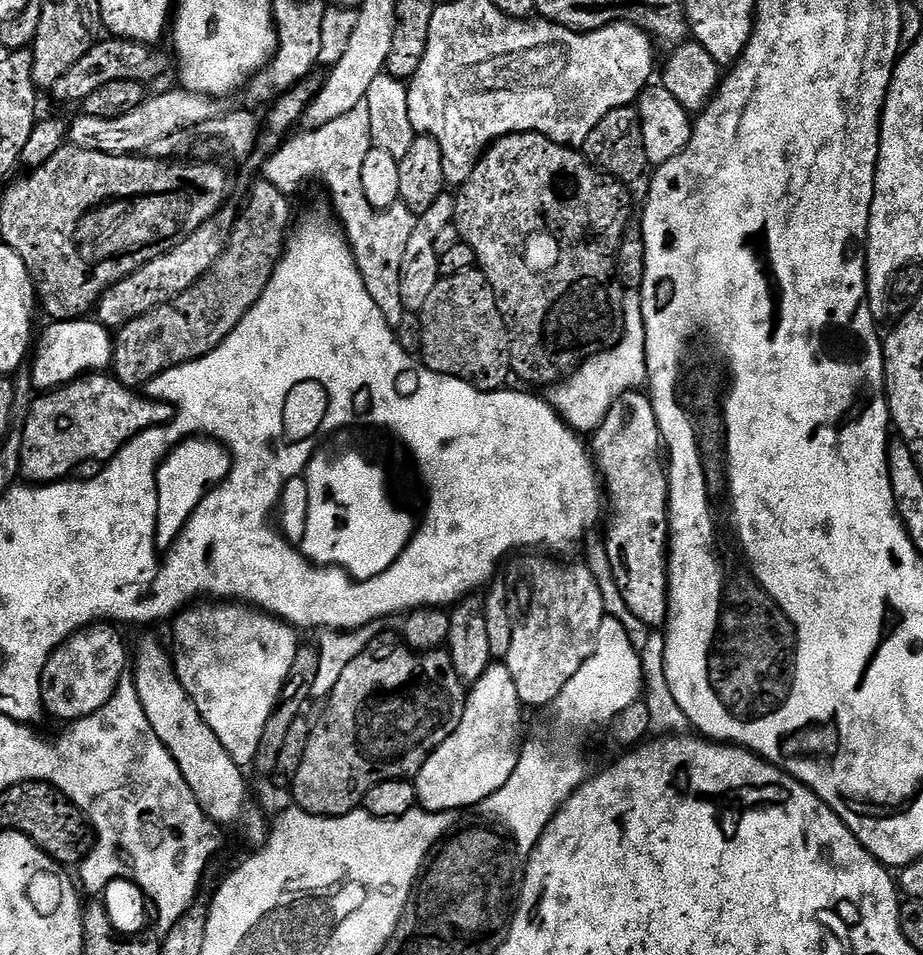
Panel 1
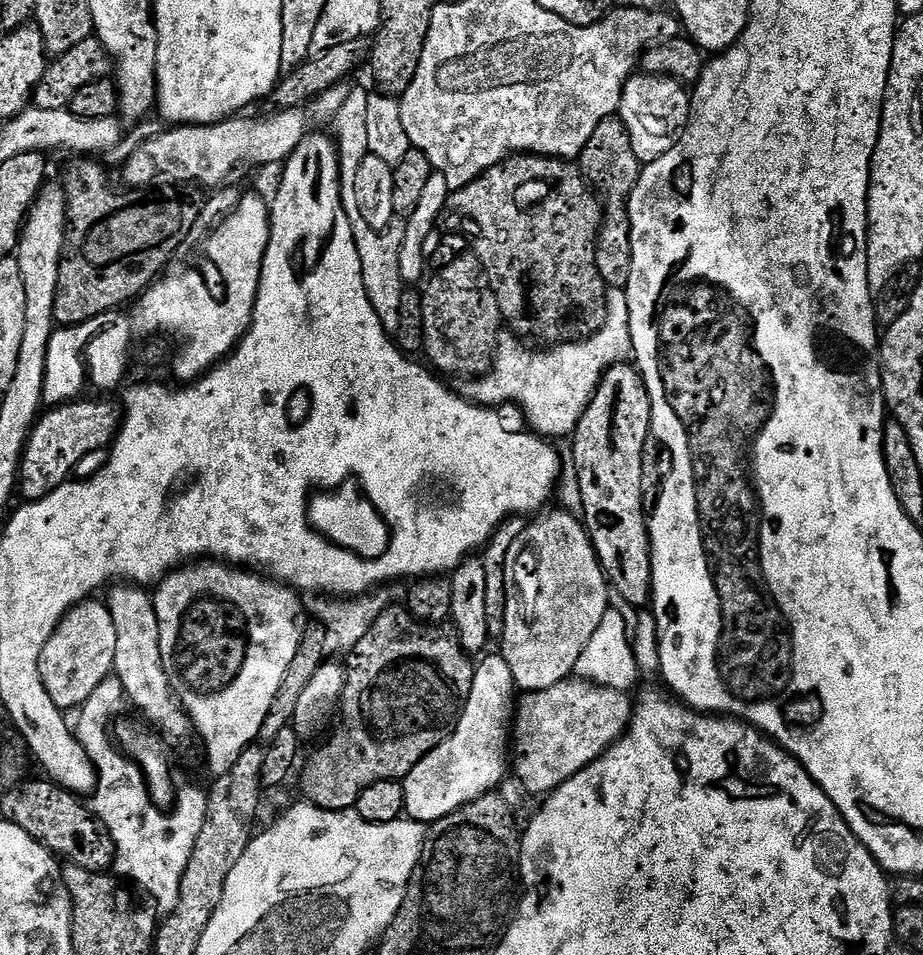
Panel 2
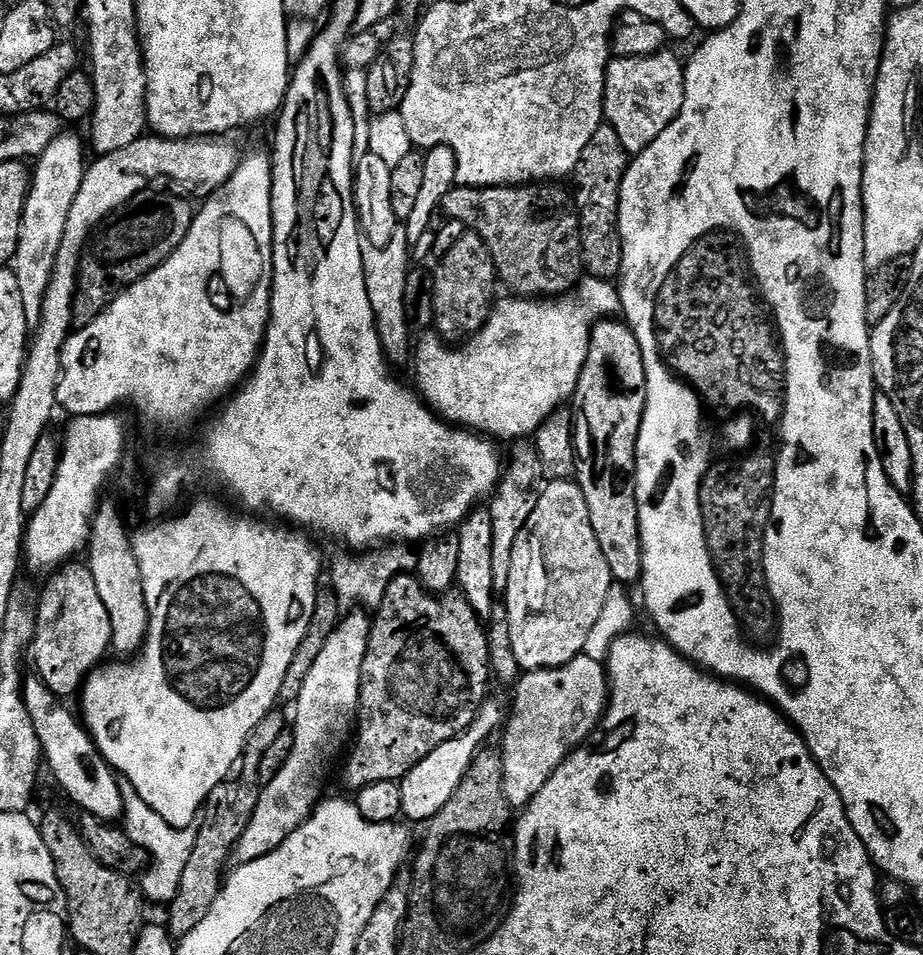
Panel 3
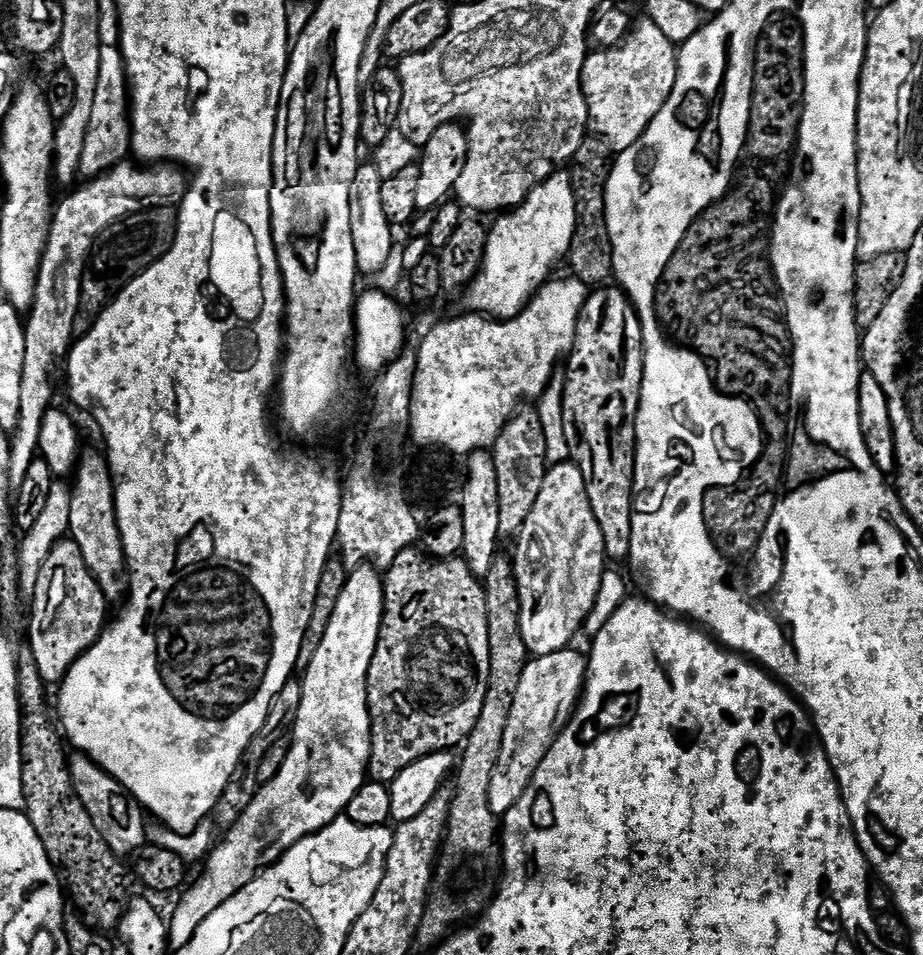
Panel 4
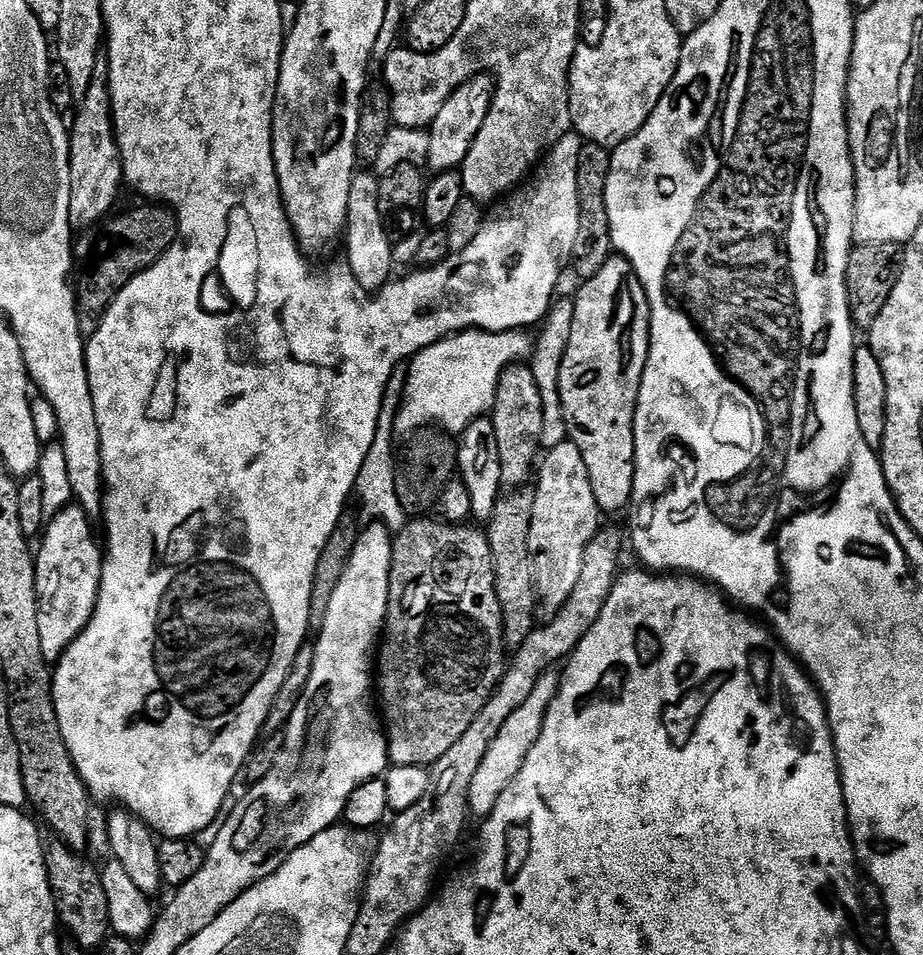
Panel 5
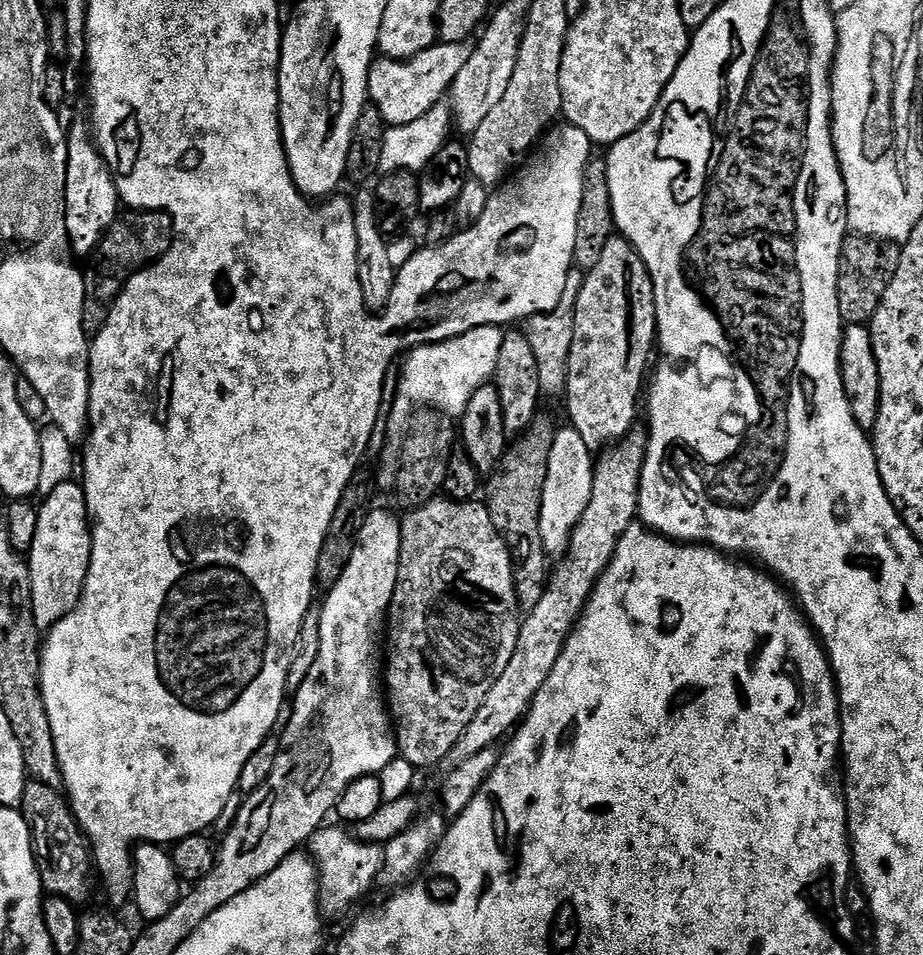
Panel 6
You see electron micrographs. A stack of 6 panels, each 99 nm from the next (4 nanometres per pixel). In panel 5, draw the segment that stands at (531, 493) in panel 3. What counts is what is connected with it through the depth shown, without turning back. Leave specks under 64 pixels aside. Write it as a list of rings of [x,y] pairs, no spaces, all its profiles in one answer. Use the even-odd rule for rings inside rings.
[[[527,363],[511,364],[502,374],[502,378],[498,378],[498,390],[492,403],[490,419],[494,426],[494,434],[498,437],[498,462],[502,466],[502,485],[508,490],[523,489],[527,485],[524,483],[533,479],[534,469],[542,452],[542,396]]]

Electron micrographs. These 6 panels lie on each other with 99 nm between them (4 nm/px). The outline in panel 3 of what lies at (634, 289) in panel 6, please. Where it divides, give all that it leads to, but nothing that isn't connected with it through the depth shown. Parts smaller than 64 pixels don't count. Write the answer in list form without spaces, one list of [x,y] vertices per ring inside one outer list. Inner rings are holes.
[[[604,318],[592,325],[592,337],[590,338],[590,346],[586,354],[586,362],[582,366],[582,374],[578,378],[578,386],[576,387],[576,395],[572,397],[570,404],[574,409],[575,435],[580,436],[584,440],[588,440],[585,448],[582,446],[576,448],[576,471],[574,479],[579,484],[582,494],[586,498],[586,506],[590,510],[590,526],[594,526],[594,535],[598,538],[598,546],[602,546],[602,554],[606,557],[606,566],[610,566],[610,574],[613,581],[625,586],[635,585],[642,574],[642,546],[640,545],[640,515],[638,514],[638,506],[636,505],[636,486],[634,477],[636,475],[636,443],[638,442],[638,434],[642,426],[642,418],[646,410],[646,398],[648,391],[646,390],[646,370],[642,362],[642,350],[638,346],[638,338],[633,334],[632,329],[627,323],[621,322],[616,318]]]

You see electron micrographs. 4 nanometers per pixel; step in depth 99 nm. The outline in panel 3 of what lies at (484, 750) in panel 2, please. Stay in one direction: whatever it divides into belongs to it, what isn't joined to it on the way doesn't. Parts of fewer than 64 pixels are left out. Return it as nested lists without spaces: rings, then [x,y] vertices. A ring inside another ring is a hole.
[[[485,702],[480,707],[480,713],[476,715],[476,720],[469,728],[450,742],[442,742],[442,746],[435,748],[414,770],[410,770],[403,780],[399,781],[402,790],[402,813],[405,817],[409,816],[412,820],[427,822],[450,802],[454,790],[458,790],[458,782],[470,770],[470,766],[476,761],[478,753],[485,747],[488,735],[492,731],[499,729],[505,723],[505,713],[500,713],[500,708],[492,702]],[[484,744],[484,745],[483,745]]]

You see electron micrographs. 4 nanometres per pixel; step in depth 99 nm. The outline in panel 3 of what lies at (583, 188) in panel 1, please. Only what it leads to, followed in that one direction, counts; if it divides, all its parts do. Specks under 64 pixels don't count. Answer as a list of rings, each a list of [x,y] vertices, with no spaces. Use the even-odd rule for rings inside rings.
[[[556,182],[539,186],[501,186],[498,188],[452,188],[442,205],[443,215],[464,224],[465,229],[477,232],[486,242],[496,263],[499,283],[509,288],[516,298],[559,298],[577,287],[584,272],[580,249],[580,216],[576,213],[574,196]]]

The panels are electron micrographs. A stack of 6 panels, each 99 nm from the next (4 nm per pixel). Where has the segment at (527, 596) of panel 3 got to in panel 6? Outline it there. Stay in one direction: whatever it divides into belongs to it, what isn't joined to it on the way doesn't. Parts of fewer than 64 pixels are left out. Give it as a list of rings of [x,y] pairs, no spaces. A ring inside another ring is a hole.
[[[571,426],[557,431],[554,447],[550,449],[550,466],[546,470],[546,486],[542,490],[542,510],[540,511],[540,533],[544,550],[549,557],[565,555],[572,531],[578,526],[586,506],[590,504],[590,490],[594,482],[594,452],[582,442],[582,434]]]

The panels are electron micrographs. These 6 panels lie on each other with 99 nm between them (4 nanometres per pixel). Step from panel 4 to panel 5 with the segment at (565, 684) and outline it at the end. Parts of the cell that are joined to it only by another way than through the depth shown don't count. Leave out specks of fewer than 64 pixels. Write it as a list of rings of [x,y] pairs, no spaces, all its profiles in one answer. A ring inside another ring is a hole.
[[[549,670],[542,673],[536,680],[534,690],[530,690],[530,698],[506,718],[506,726],[498,730],[498,738],[490,746],[486,758],[482,758],[482,766],[478,766],[478,774],[474,774],[474,782],[470,782],[470,794],[468,795],[468,811],[473,817],[487,818],[498,802],[502,790],[514,782],[518,770],[522,770],[522,762],[526,762],[526,754],[538,742],[538,734],[542,730],[542,722],[546,718],[546,710],[550,702],[555,698],[560,689],[560,676],[555,671]]]

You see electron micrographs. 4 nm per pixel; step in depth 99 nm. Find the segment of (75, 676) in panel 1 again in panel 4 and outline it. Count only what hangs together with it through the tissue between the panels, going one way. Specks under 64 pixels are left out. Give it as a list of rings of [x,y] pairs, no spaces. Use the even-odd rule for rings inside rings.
[[[65,538],[50,550],[50,558],[46,558],[42,574],[38,574],[36,594],[31,597],[30,604],[32,625],[28,628],[28,638],[32,642],[31,659],[38,666],[38,674],[42,674],[45,685],[59,685],[70,666],[96,644],[110,620],[110,601],[105,598],[94,574],[90,574],[82,550],[78,550],[72,539]]]

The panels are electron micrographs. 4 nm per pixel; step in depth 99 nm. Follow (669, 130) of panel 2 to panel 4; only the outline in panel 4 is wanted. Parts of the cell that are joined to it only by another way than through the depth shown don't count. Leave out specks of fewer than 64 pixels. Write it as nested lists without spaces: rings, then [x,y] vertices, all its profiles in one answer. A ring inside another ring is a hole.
[[[649,18],[637,19],[634,27],[629,31],[624,43],[616,48],[601,48],[589,51],[584,69],[582,70],[582,80],[586,102],[588,103],[588,122],[591,131],[597,136],[601,136],[617,153],[622,153],[654,122],[658,110],[666,106],[670,94],[674,90],[676,81],[676,61],[678,59],[677,45],[662,34],[656,23]]]

